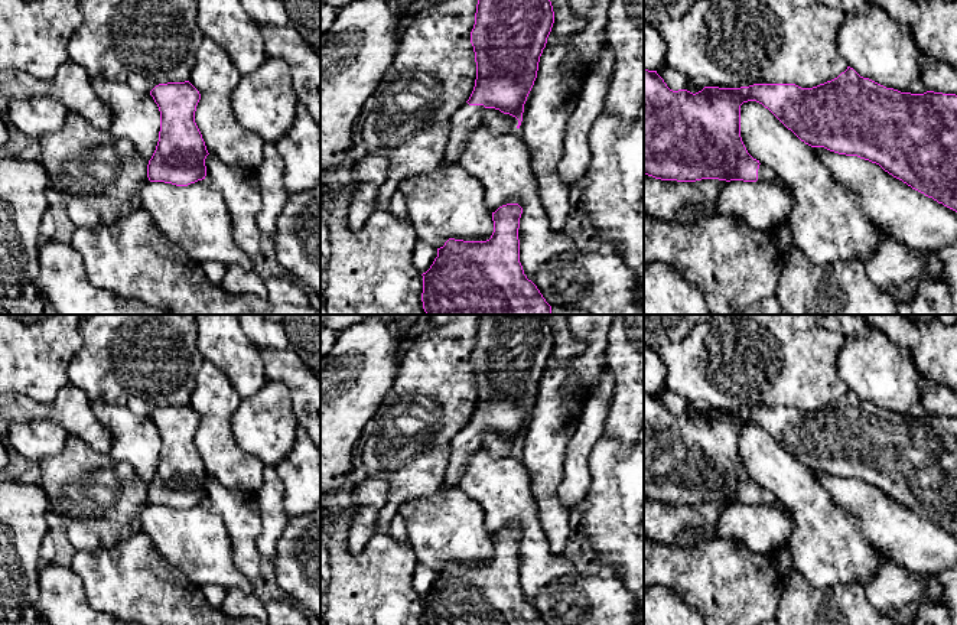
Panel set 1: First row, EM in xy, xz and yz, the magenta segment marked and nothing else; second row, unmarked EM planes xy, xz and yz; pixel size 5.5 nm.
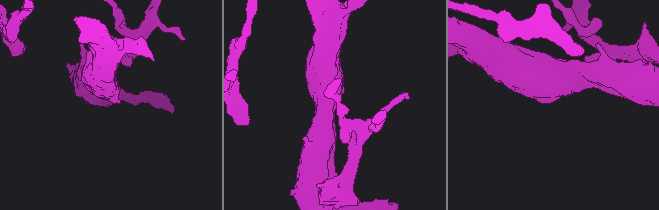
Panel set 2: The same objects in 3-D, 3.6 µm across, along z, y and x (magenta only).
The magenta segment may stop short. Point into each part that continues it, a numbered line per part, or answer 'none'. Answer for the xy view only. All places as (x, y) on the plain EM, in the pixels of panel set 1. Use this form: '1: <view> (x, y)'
none

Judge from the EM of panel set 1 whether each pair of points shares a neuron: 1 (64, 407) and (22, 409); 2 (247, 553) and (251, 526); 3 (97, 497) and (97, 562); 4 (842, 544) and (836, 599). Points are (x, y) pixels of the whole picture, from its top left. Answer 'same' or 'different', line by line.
1: same
2: same
3: different
4: different

